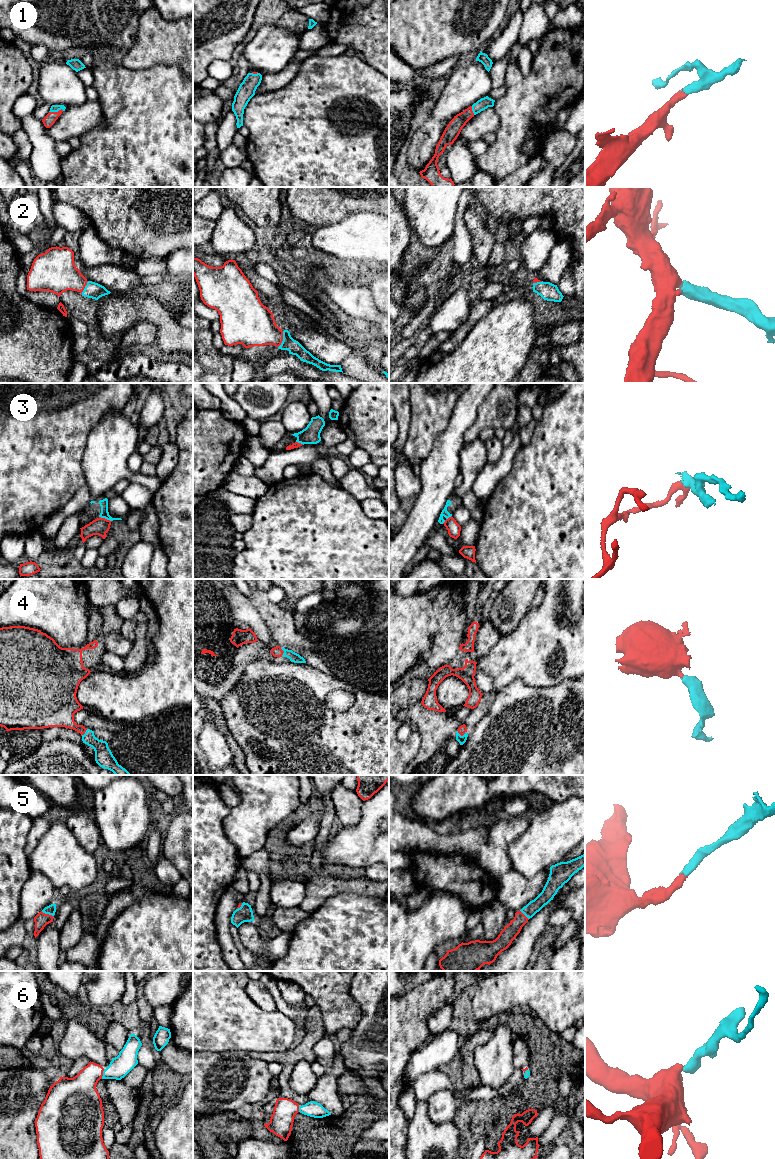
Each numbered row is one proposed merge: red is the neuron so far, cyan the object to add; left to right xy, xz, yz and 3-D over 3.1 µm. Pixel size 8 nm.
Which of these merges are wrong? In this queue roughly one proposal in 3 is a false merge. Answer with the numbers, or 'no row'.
3

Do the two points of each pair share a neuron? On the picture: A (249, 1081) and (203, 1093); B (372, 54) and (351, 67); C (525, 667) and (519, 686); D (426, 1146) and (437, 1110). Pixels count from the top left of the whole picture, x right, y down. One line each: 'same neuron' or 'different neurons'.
A: same neuron
B: different neurons
C: different neurons
D: different neurons

